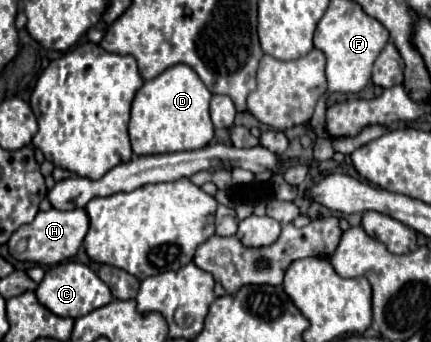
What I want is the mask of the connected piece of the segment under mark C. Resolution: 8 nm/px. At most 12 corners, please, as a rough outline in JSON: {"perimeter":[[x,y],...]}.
{"perimeter":[[78,261],[52,265],[36,297],[54,315],[78,319],[114,299]]}

